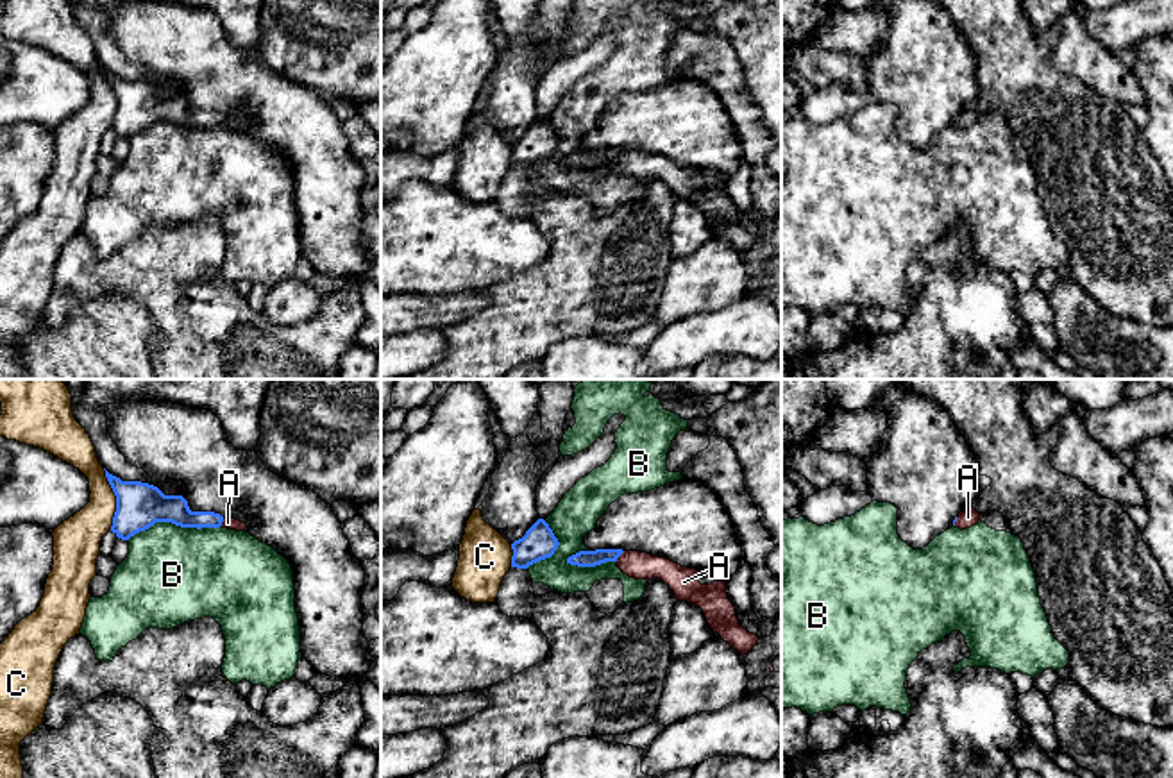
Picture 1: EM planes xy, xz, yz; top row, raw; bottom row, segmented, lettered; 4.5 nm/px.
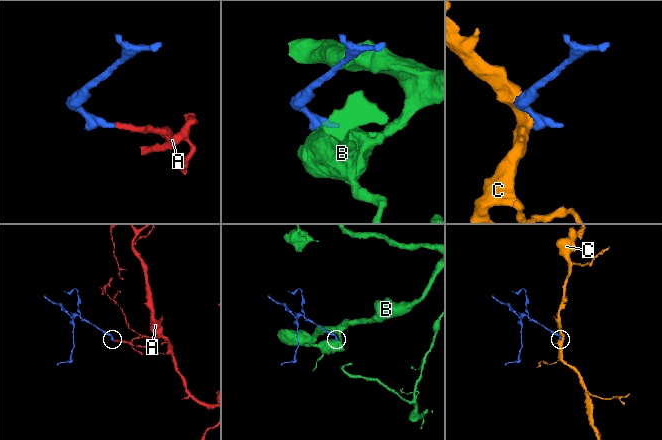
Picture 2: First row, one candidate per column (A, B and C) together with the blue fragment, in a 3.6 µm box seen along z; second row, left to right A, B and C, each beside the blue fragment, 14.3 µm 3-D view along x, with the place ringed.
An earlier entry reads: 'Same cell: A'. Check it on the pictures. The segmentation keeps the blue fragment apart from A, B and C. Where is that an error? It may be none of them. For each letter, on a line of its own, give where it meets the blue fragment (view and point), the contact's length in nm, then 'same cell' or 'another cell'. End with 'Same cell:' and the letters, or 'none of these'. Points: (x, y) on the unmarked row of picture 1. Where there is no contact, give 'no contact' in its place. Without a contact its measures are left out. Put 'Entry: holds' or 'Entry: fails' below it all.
A: xz (619, 154) | 60 nm | same cell
B: xy (174, 122) | 420 nm | another cell
C: xy (117, 99) | 280 nm | another cell
Same cell: A
Entry: holds

